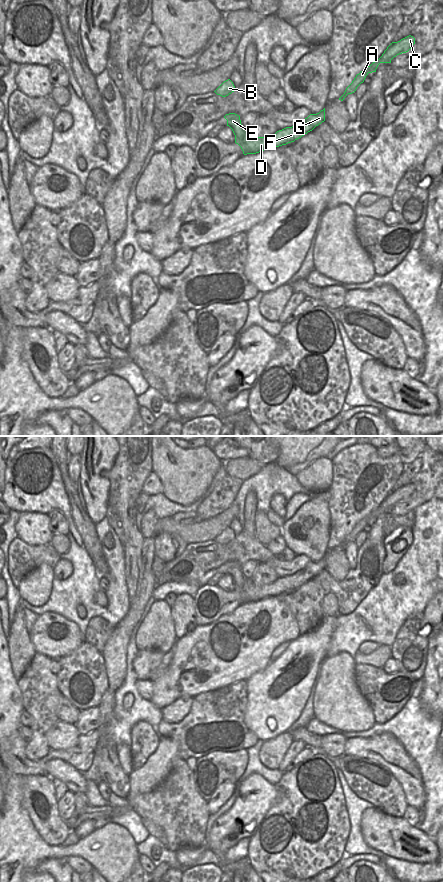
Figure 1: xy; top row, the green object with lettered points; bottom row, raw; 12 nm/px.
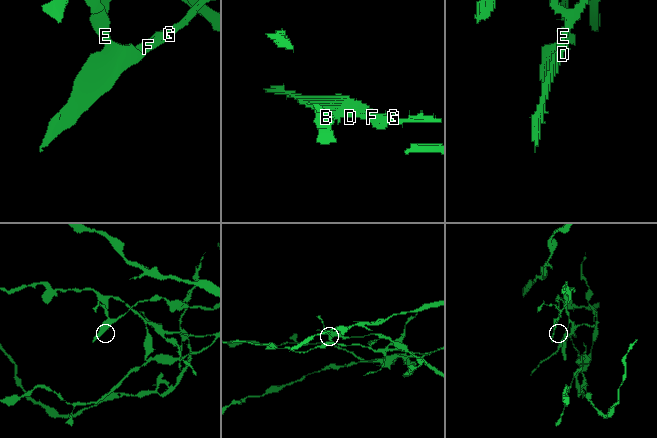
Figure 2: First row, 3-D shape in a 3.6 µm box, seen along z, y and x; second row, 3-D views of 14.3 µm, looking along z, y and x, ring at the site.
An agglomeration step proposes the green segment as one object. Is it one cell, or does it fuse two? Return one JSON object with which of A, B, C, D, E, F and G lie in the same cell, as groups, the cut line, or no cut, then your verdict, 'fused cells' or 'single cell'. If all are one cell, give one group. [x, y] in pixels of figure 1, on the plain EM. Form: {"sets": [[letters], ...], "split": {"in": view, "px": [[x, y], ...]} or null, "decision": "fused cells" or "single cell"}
{"sets": [["A", "C", "D", "F", "G"], ["B", "E"]], "split": {"in": "xy", "px": [[246, 578], [241, 584], [235, 583]]}, "decision": "fused cells"}

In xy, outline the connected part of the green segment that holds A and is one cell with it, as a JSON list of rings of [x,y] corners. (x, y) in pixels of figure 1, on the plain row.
[[[411,483],[401,487],[398,490],[392,490],[379,507],[356,523],[352,531],[346,536],[344,542],[339,546],[339,548],[343,549],[348,542],[354,541],[357,535],[364,530],[369,521],[376,520],[376,517],[380,511],[391,511],[391,508],[394,505],[408,500],[414,492],[415,486]]]

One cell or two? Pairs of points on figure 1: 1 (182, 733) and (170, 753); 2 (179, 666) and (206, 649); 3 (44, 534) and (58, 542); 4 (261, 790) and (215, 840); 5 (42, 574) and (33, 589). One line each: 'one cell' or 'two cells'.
1: two cells
2: one cell
3: two cells
4: one cell
5: one cell

